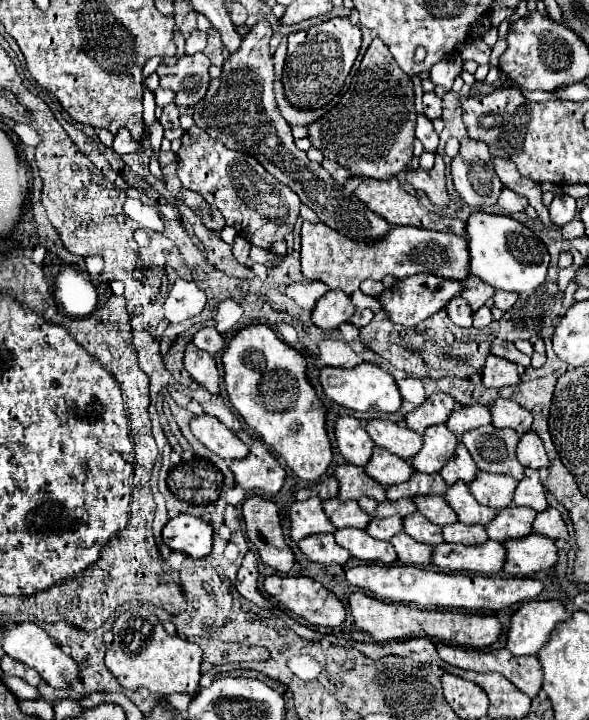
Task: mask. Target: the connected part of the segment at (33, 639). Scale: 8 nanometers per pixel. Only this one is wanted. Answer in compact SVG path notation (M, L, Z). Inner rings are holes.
M25 622L25 624L15 624L15 626L3 628L3 630L5 630L5 634L3 634L3 638L1 638L3 650L5 650L11 658L15 658L15 660L23 662L25 666L37 670L39 676L41 676L49 686L59 688L59 690L67 690L67 688L71 686L71 682L79 678L79 664L77 664L71 656L67 656L39 626L35 626L35 624L31 624L31 622Z

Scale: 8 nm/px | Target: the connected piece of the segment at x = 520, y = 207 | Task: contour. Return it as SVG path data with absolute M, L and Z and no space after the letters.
M505 188L505 190L501 190L499 206L505 212L509 212L509 214L511 212L523 212L525 206L527 206L527 198L521 196L521 194L517 194L517 192L513 192L513 190L509 190L509 188Z

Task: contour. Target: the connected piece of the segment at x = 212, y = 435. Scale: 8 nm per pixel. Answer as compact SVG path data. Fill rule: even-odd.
M195 416L189 426L199 442L203 442L211 452L219 454L227 462L235 458L245 458L249 454L249 448L235 436L235 432L221 424L215 416Z

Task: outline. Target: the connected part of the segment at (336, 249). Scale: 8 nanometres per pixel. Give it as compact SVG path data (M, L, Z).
M303 222L301 228L301 272L307 280L319 280L329 286L329 290L343 290L353 294L365 278L381 280L385 274L397 280L409 278L419 272L437 274L441 278L467 282L469 276L469 246L465 238L455 234L441 234L425 228L397 226L377 244L359 244L345 238L343 234L331 230L325 224Z

